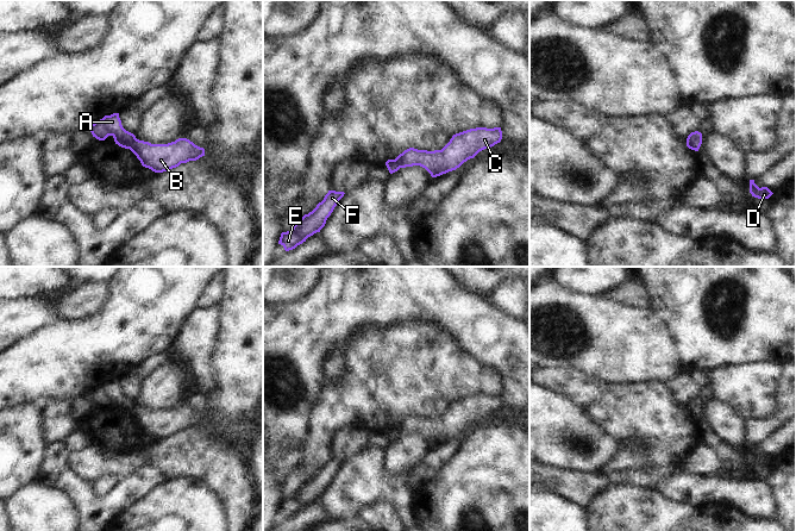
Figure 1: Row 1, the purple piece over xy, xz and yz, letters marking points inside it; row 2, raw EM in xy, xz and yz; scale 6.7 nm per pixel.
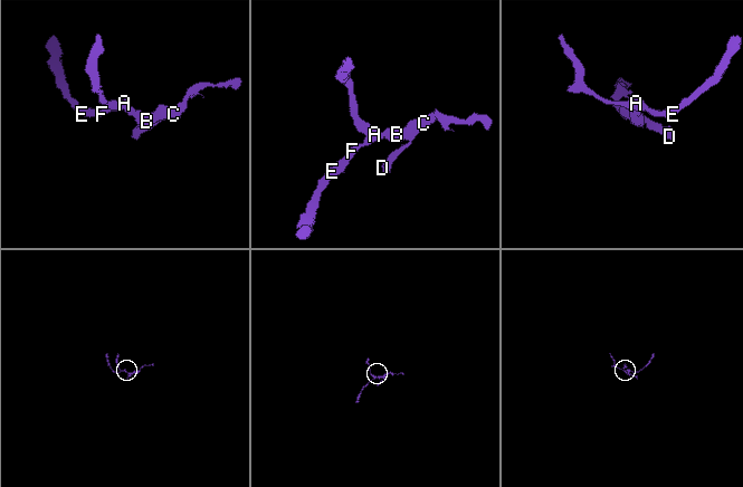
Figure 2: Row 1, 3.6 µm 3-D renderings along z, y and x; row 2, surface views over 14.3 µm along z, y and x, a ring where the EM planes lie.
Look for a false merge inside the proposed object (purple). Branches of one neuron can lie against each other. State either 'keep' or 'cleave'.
cleave

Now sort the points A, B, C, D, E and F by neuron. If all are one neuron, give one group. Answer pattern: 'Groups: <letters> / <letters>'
Groups: A E F / B C D.

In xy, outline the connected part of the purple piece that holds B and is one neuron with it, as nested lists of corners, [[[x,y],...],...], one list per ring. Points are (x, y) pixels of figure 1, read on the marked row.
[[[134,138],[130,150],[142,165],[155,173],[163,173],[178,167],[181,163],[196,161],[205,156],[205,149],[187,138],[178,138],[168,144],[151,144]]]

